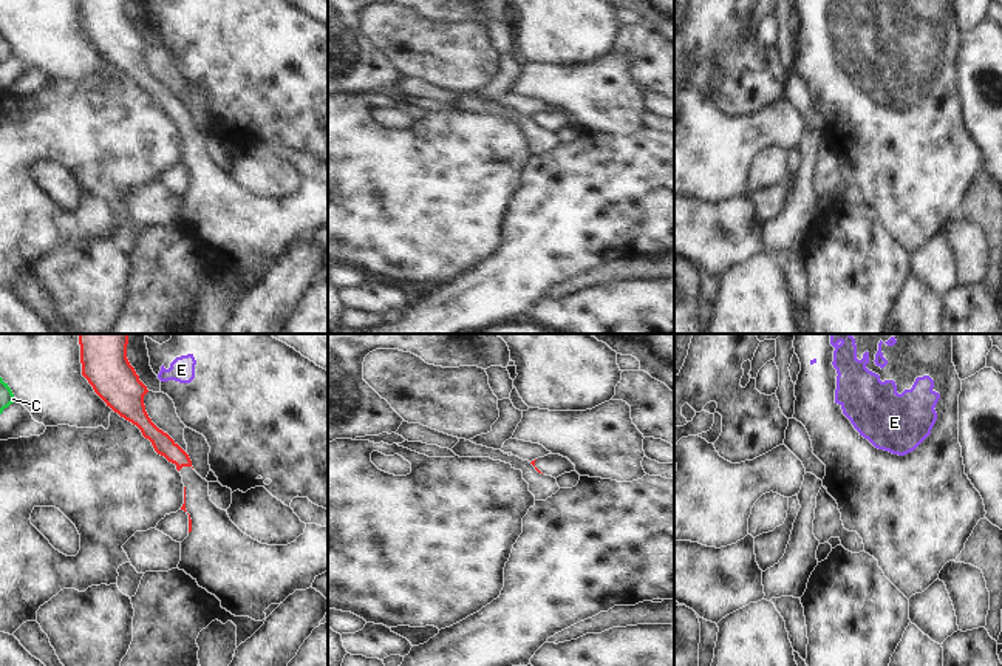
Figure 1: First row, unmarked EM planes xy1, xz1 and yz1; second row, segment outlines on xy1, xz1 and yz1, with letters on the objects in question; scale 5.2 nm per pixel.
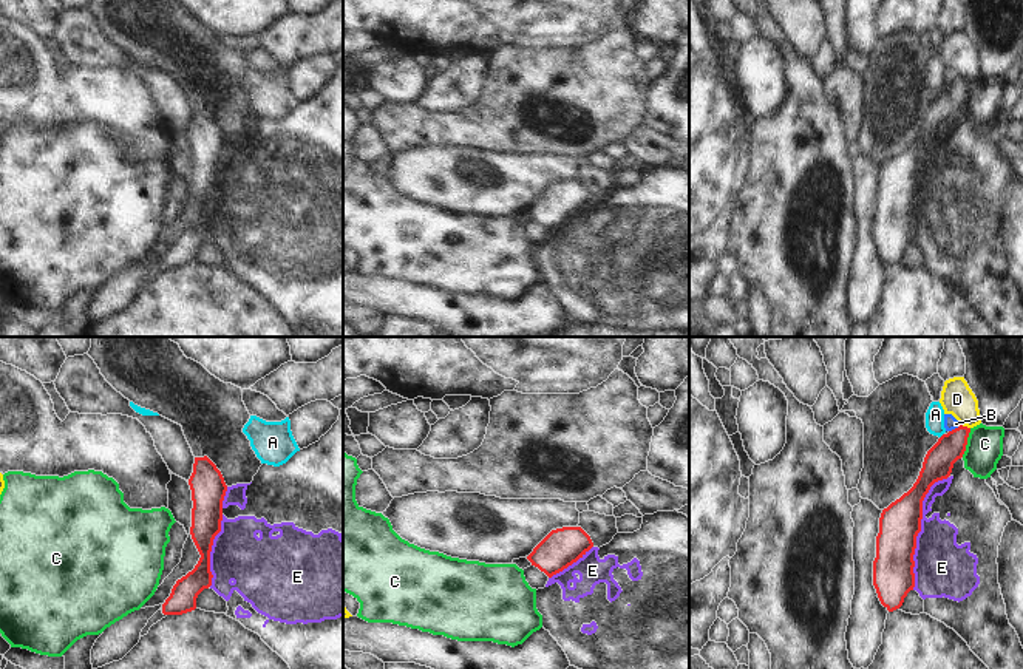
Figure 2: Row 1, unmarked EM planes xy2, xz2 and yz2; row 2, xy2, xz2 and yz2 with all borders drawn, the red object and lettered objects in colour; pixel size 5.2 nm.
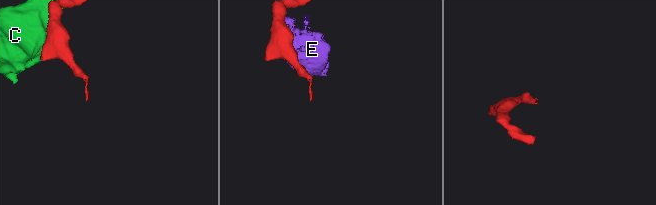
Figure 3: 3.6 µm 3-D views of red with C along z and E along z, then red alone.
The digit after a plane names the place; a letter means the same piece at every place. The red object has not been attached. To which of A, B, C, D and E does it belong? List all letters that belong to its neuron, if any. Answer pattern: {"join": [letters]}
{"join": []}

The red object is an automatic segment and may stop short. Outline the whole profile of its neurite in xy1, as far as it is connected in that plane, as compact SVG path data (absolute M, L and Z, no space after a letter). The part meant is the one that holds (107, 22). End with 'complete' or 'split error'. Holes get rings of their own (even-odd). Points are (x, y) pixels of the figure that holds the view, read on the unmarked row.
M80 0L82 29L93 40L94 46L125 74L136 79L142 90L148 93L155 105L176 119L184 138L184 158L181 164L189 168L189 190L181 196L181 215L176 223L190 229L199 241L215 249L221 261L235 270L249 270L255 275L266 274L264 264L271 258L283 257L295 244L312 241L314 233L328 226L328 181L306 178L305 187L288 199L261 198L243 187L229 172L226 164L218 162L209 150L209 136L192 121L189 108L148 71L144 59L147 40L139 34L135 22L127 12L127 0Z | split error

